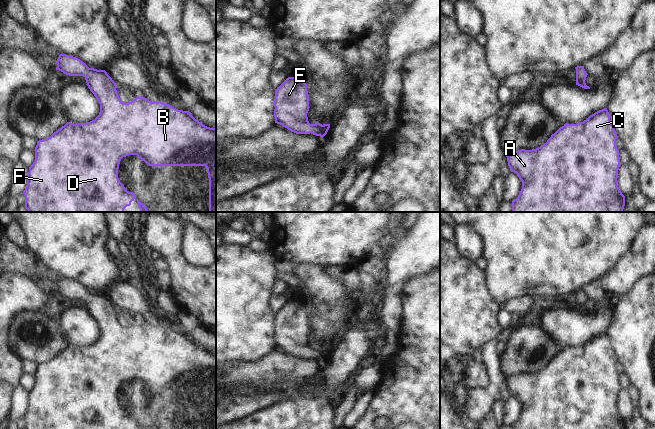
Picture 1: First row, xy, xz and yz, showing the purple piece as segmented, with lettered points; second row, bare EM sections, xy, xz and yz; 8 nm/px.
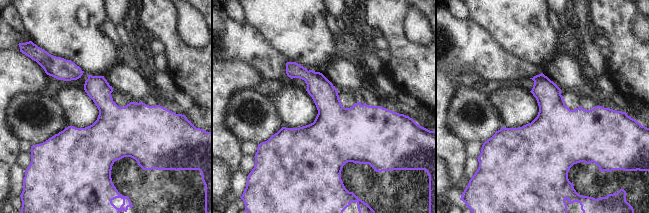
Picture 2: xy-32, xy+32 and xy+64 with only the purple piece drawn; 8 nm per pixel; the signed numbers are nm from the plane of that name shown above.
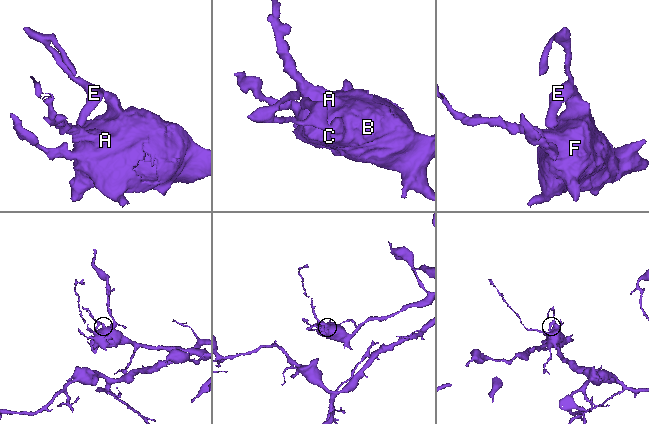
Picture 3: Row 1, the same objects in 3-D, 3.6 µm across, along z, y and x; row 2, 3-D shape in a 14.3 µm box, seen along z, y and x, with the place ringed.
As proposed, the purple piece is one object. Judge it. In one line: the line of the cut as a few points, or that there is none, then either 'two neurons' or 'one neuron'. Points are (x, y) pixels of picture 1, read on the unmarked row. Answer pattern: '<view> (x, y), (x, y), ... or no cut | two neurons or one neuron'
no cut | one neuron

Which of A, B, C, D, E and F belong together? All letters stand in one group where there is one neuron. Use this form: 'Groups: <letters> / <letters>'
Groups: A B C D E F

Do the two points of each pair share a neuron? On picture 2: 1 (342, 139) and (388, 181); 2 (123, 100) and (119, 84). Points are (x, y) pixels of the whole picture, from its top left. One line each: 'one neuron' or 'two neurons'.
1: one neuron
2: two neurons

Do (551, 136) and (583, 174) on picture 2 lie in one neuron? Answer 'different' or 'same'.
same

